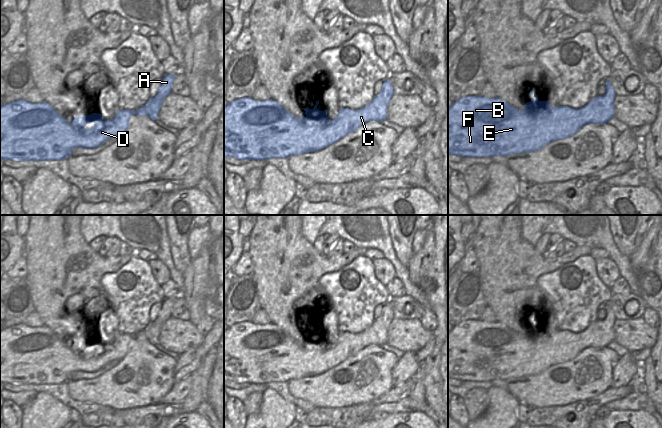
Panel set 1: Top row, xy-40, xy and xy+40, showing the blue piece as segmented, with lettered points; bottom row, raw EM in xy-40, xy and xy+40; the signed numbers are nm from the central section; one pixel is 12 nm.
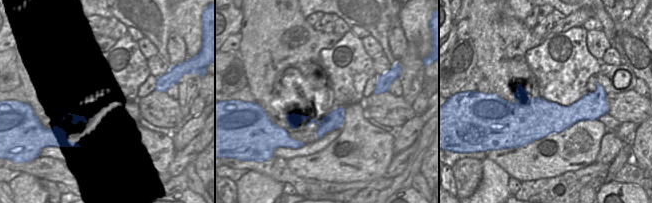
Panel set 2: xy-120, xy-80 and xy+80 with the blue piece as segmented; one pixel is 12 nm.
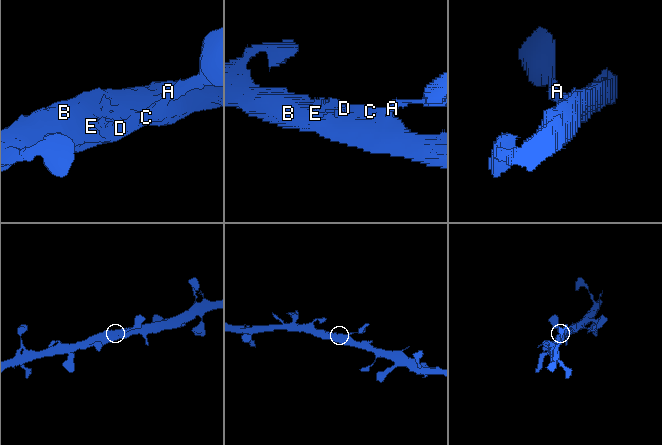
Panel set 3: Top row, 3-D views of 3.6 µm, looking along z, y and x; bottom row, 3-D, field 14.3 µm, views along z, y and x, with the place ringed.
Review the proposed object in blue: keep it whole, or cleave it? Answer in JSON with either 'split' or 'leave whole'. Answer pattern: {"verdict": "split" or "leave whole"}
{"verdict": "leave whole"}

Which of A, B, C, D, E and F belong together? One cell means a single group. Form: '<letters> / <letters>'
A B C D E F

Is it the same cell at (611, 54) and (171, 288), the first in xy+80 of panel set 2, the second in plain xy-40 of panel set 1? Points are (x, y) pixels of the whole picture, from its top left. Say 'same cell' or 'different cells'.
same cell

